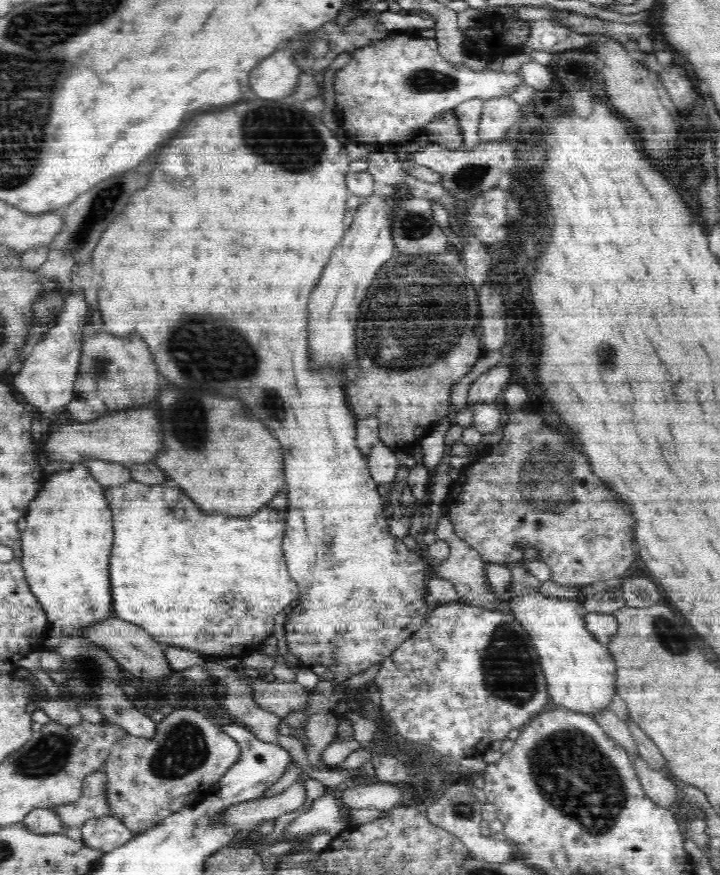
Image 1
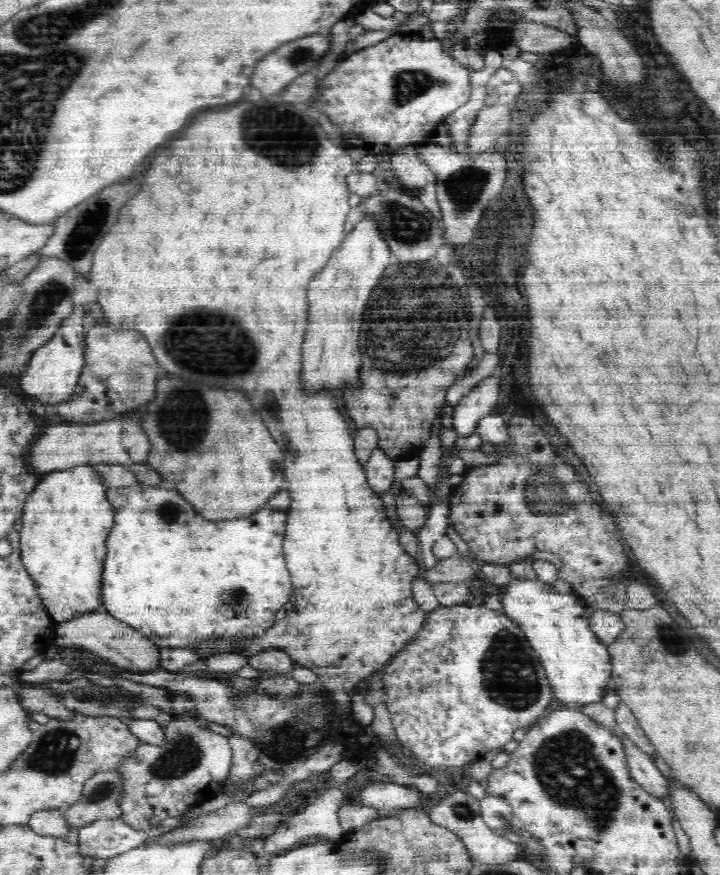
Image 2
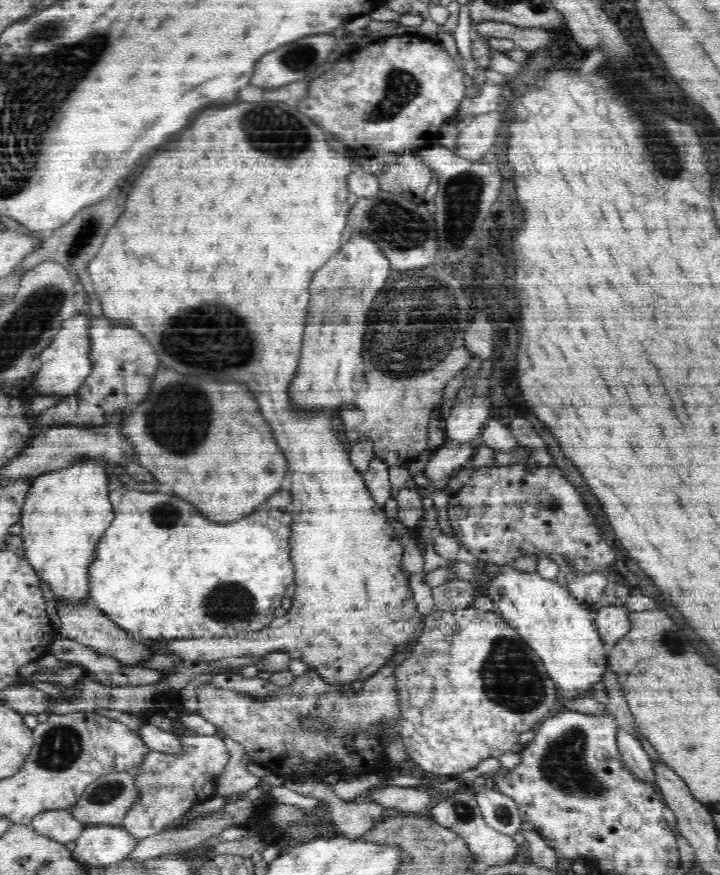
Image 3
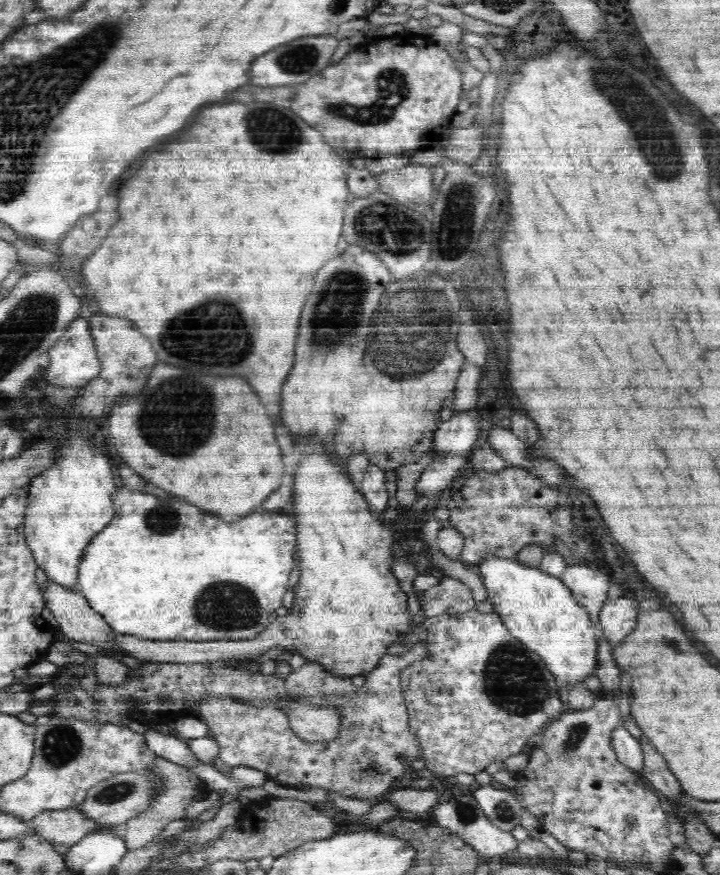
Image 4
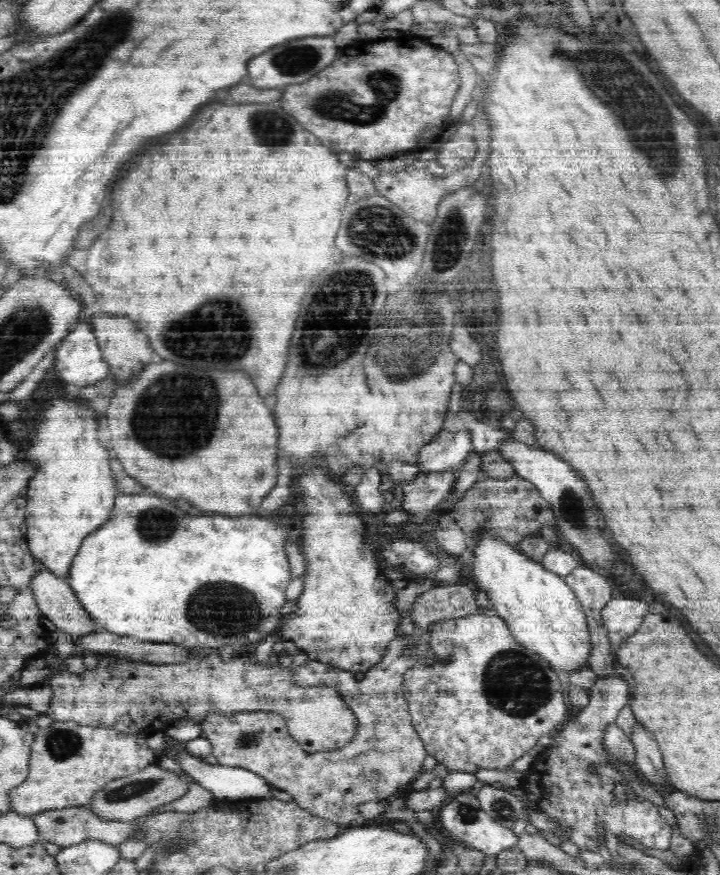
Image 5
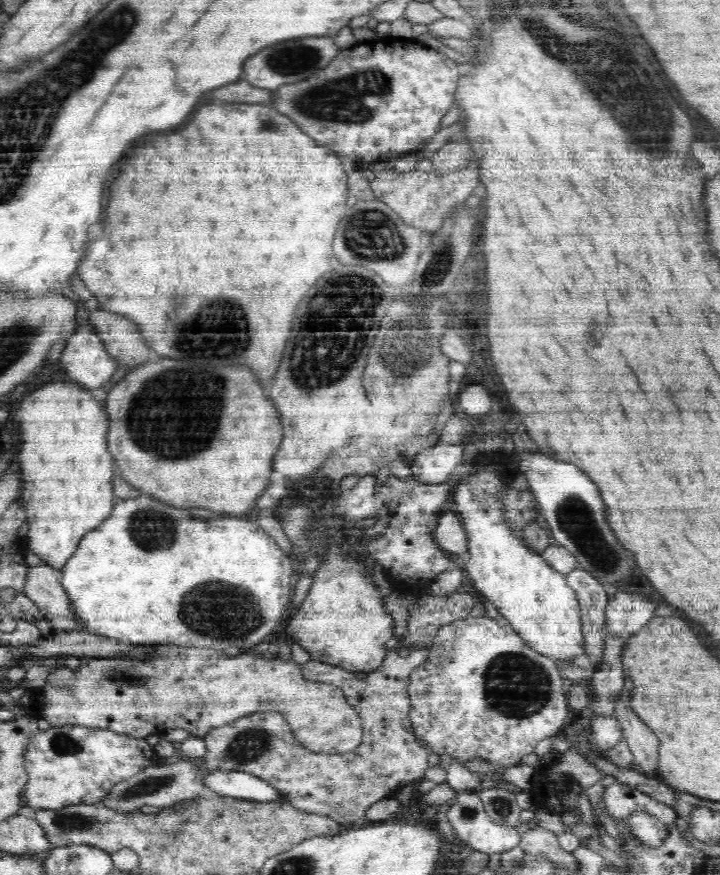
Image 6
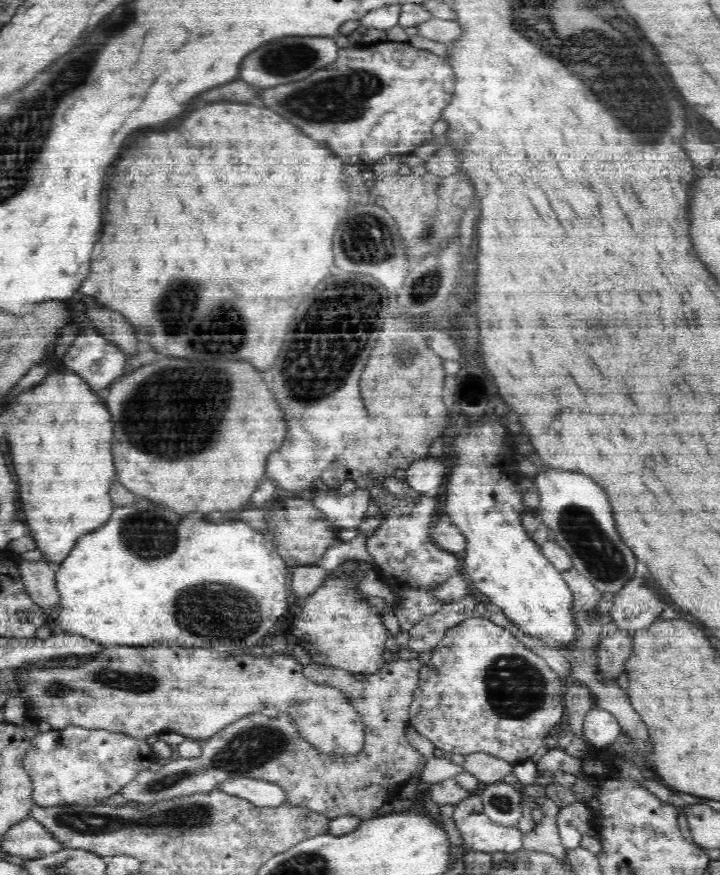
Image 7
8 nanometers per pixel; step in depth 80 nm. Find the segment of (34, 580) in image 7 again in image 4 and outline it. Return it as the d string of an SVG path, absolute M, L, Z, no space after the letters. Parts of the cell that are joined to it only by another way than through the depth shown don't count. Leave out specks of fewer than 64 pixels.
M47 579L44 590L41 591L41 595L45 600L45 607L52 612L54 620L58 622L61 632L63 632L66 638L78 642L86 642L88 644L94 644L108 652L117 652L119 658L128 654L123 654L117 650L117 646L113 644L113 636L116 632L113 627L110 626L93 608L90 608L89 602L82 596L82 594L74 592L73 590L67 590L66 587L58 586L58 583Z

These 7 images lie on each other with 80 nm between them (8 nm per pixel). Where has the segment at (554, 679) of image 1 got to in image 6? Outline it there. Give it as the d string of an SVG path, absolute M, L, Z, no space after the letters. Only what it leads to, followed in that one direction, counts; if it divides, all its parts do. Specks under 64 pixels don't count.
M488 464L486 466L473 466L474 471L469 474L469 477L465 480L461 480L458 485L456 485L453 490L453 510L462 518L465 517L464 523L461 525L465 530L467 539L468 539L468 546L466 552L466 572L468 572L468 576L470 576L470 580L474 582L474 586L482 593L482 595L487 598L494 606L500 611L500 614L503 619L505 619L510 626L532 649L542 653L544 656L550 657L552 659L574 659L574 657L584 653L584 633L582 632L582 619L579 609L579 602L576 596L576 593L572 588L568 586L567 580L565 579L565 575L562 573L556 572L556 569L551 568L547 563L546 560L542 557L540 553L536 553L536 551L530 549L526 543L520 537L520 534L516 533L516 531L510 530L510 527L506 526L506 522L504 522L503 512L502 512L502 476L499 474L500 465L499 464Z

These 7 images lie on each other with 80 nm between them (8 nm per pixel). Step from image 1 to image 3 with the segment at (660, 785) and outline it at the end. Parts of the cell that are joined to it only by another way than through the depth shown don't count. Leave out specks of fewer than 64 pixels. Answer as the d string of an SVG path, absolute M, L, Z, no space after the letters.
M619 729L617 732L617 745L621 751L625 766L644 783L654 786L654 763L644 751L642 743L632 733Z

